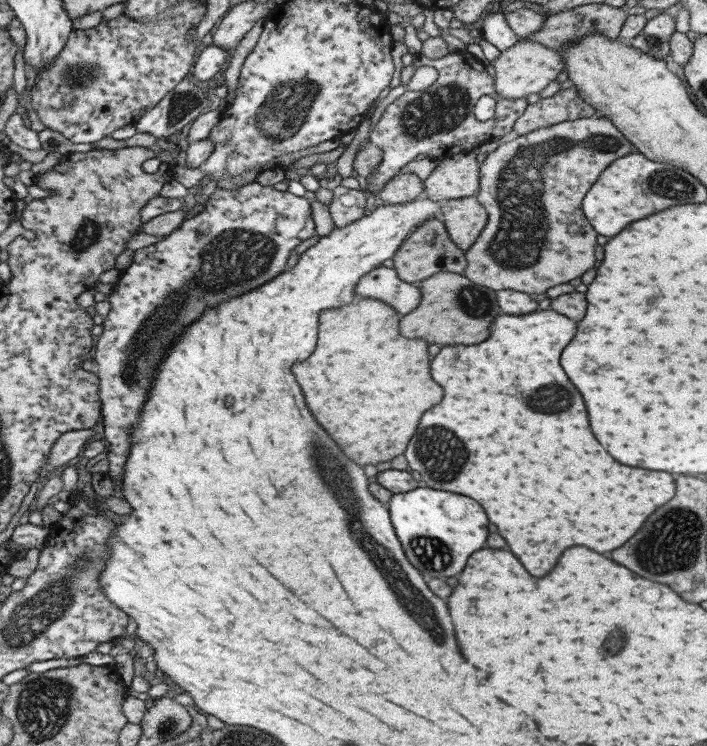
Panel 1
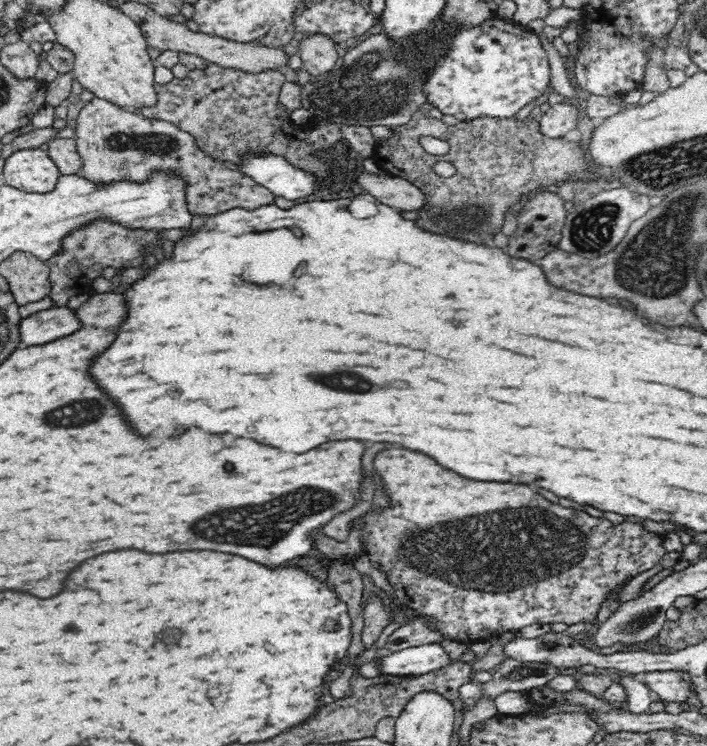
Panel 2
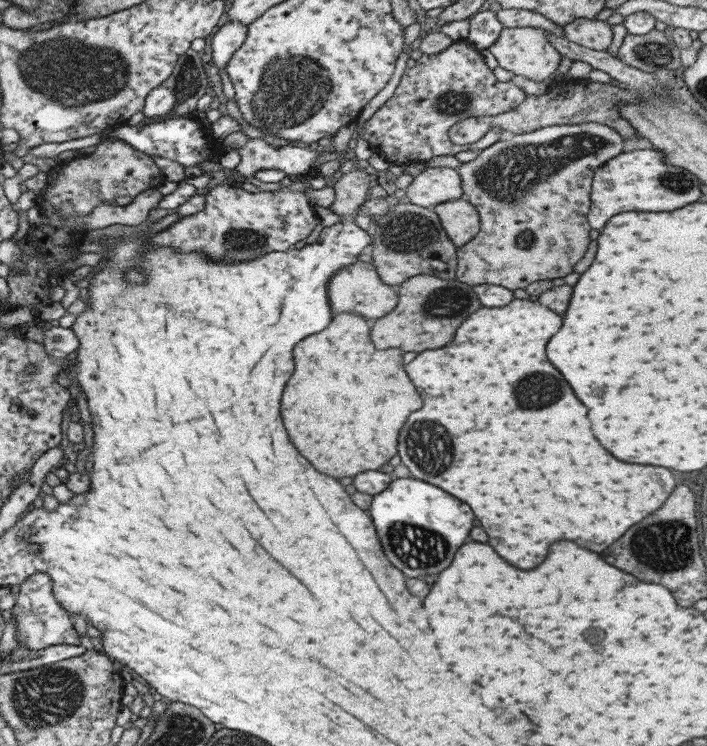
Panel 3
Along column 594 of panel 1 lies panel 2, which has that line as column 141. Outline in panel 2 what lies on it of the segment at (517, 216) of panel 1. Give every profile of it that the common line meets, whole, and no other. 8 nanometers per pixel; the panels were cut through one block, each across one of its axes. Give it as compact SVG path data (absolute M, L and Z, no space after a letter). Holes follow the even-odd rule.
M94 96L84 103L76 118L75 134L77 150L83 162L81 174L96 184L115 181L142 183L154 170L173 170L189 184L187 210L193 215L205 214L206 217L234 208L254 210L274 202L275 194L270 190L232 169L228 162L200 151L190 133L163 120L147 119L102 98ZM96 221L87 227L82 227L82 230L76 230L65 239L62 243L63 253L44 262L50 269L49 296L56 307L64 307L72 296L87 292L90 280L99 276L98 272L102 272L102 268L132 268L144 264L144 256L140 248L158 246L162 234L158 234L158 230L152 232L144 229L126 229L112 221Z

